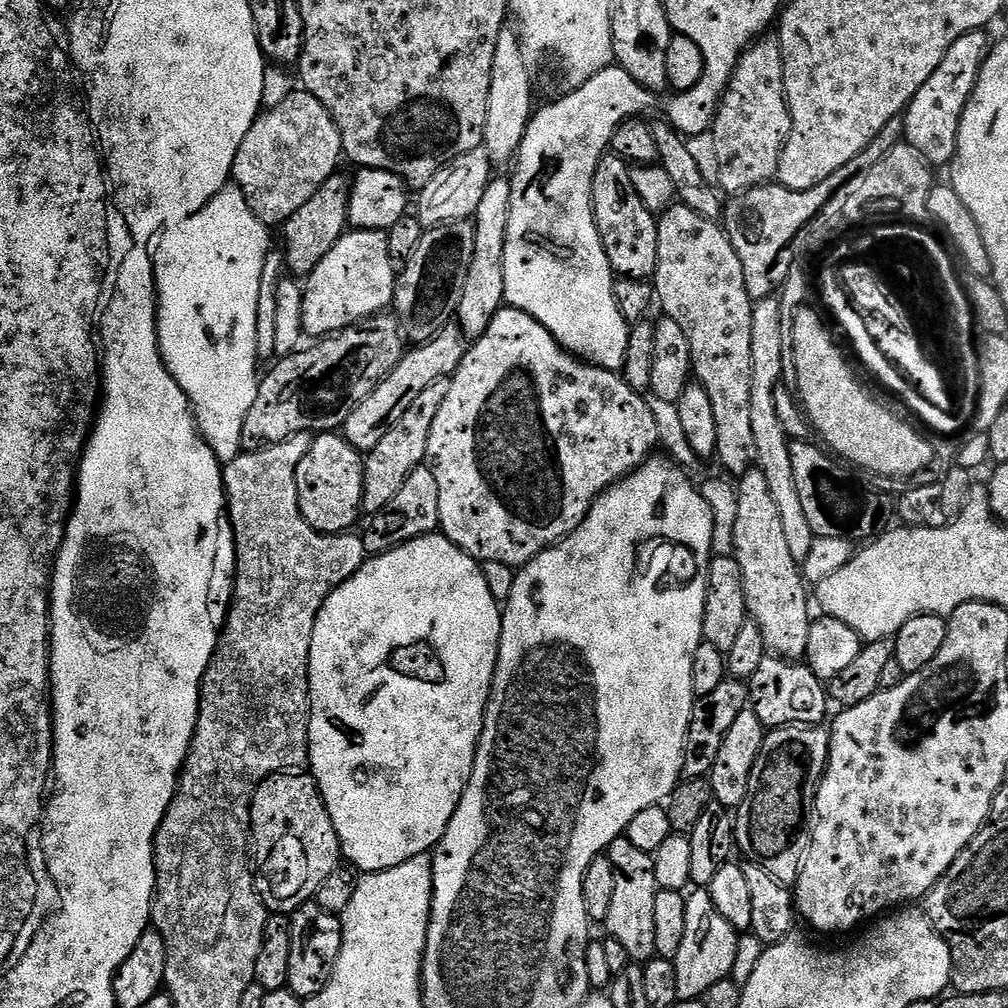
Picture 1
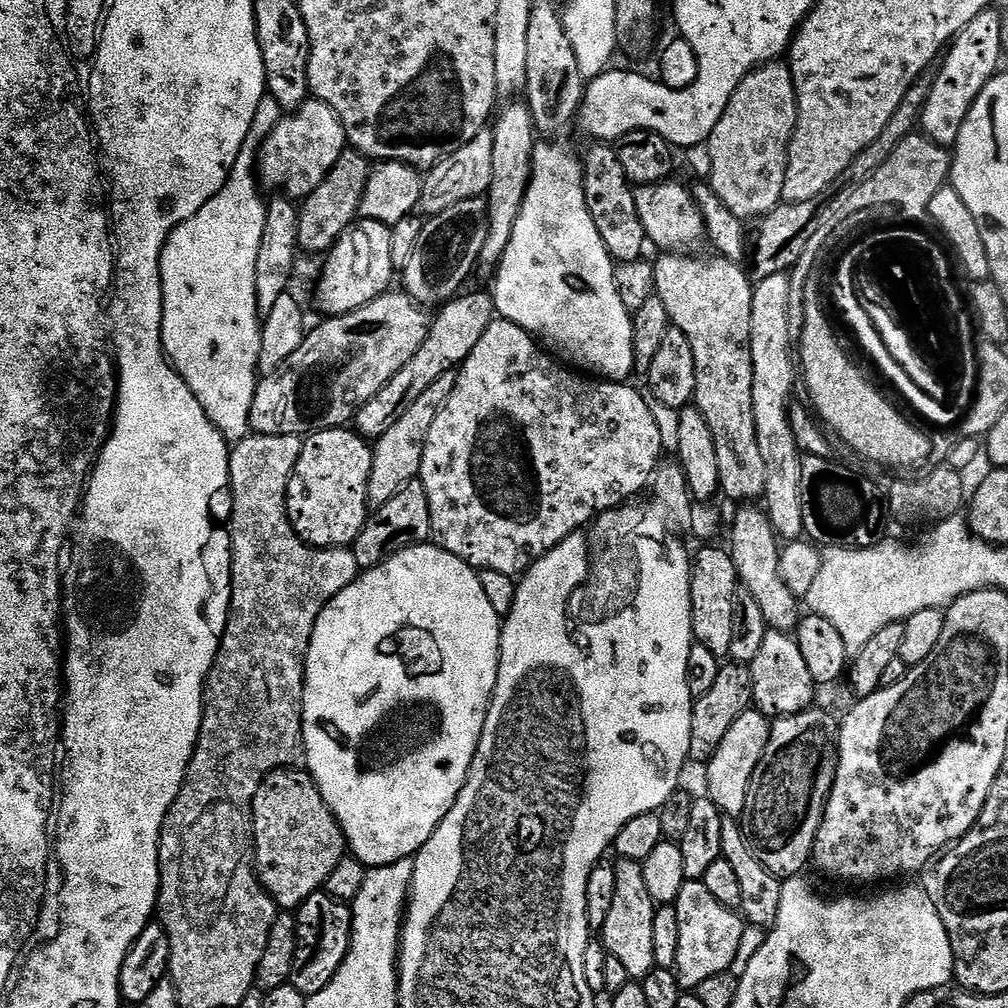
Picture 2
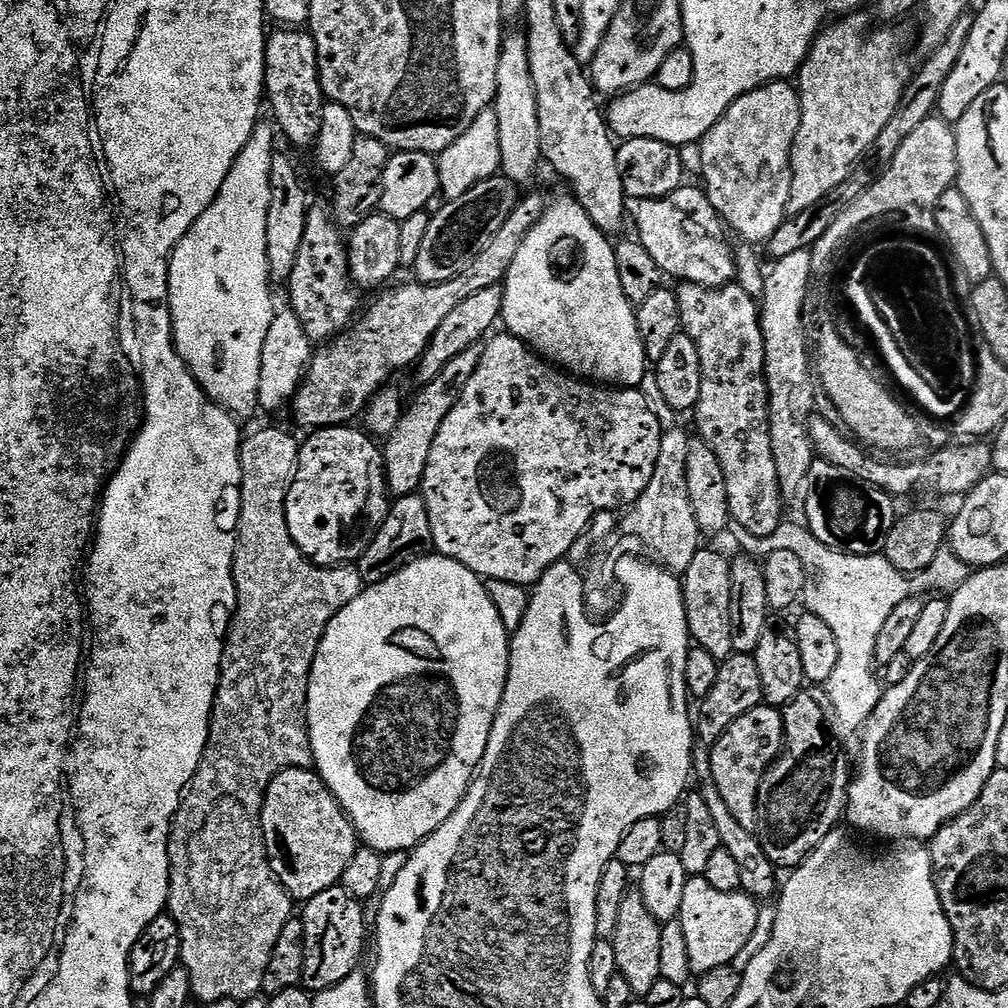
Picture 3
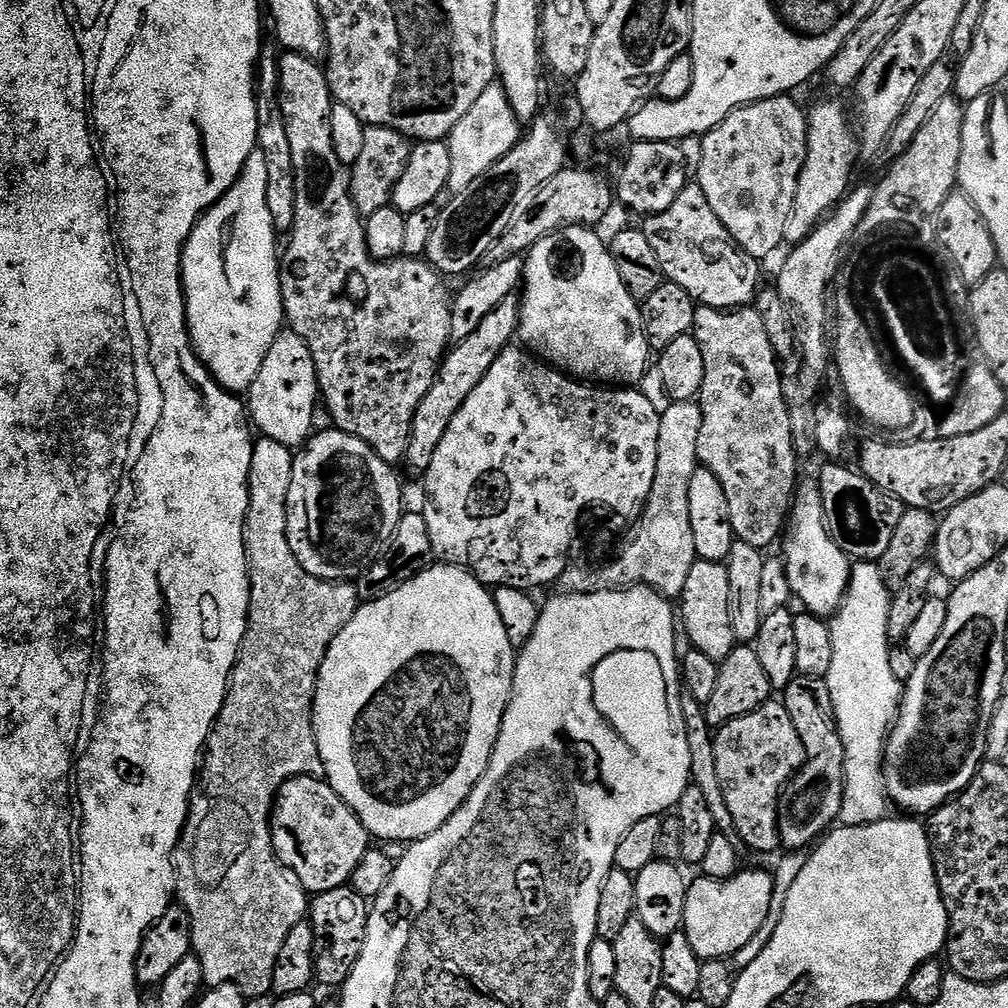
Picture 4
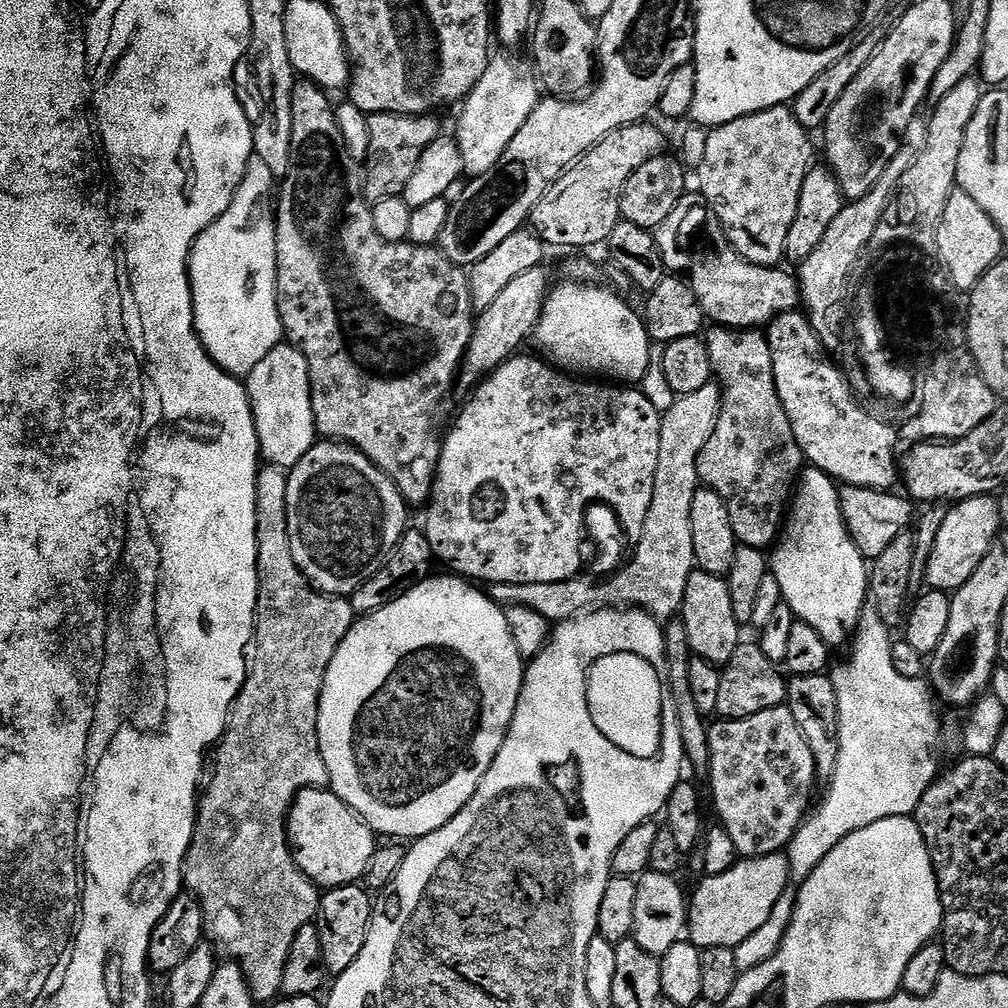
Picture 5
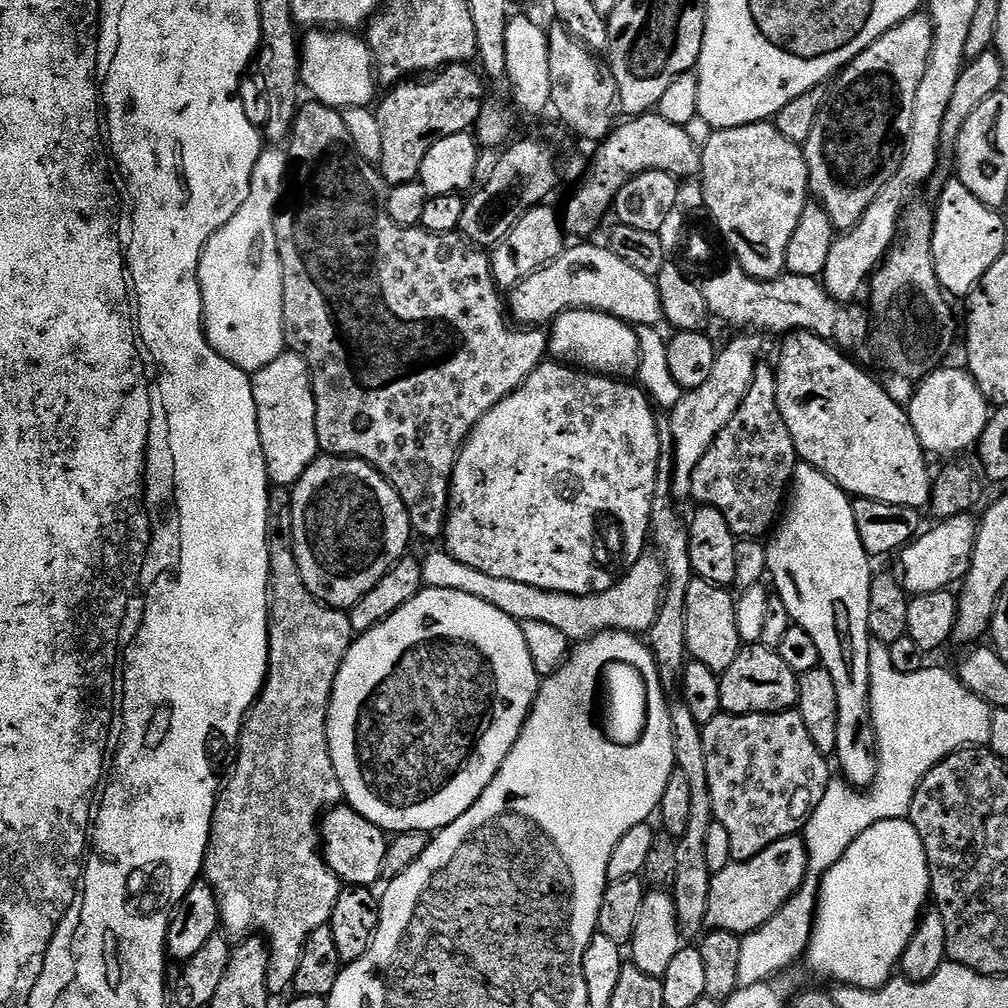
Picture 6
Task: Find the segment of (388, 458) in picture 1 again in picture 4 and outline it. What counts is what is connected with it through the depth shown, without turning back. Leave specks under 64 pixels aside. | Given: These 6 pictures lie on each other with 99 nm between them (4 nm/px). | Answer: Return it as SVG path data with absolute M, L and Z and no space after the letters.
M515 295L508 296L498 307L490 310L486 318L478 325L478 330L470 334L470 338L455 341L449 347L444 361L440 364L438 374L434 378L434 386L422 398L422 406L414 414L414 422L410 430L410 446L406 457L406 465L412 472L423 474L434 462L434 450L438 450L438 442L442 442L450 422L454 422L454 414L462 410L462 402L470 398L470 390L486 378L486 370L494 366L494 358L502 354L517 339L520 331L520 300Z

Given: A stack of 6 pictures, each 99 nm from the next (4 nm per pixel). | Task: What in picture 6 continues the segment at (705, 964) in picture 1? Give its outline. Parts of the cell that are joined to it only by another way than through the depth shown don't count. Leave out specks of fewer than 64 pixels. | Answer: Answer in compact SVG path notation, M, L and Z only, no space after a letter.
M803 835L787 836L762 850L749 860L737 860L715 873L710 882L709 905L706 906L707 927L718 932L732 932L741 938L758 930L802 886L808 869L808 851Z

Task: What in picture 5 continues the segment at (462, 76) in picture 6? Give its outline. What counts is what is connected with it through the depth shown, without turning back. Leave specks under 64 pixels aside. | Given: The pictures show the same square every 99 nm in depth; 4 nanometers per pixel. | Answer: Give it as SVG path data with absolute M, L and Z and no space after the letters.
M383 112L368 116L370 126L370 150L368 159L363 161L364 193L369 201L385 200L395 196L403 196L414 169L418 167L418 158L442 134L442 128L435 115L399 116Z

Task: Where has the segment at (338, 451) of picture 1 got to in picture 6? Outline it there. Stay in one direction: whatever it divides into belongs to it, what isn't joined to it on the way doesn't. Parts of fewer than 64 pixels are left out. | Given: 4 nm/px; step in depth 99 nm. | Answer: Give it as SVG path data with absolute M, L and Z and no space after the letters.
M317 455L306 474L302 474L290 489L290 520L291 516L290 547L296 556L302 582L306 590L328 608L347 610L362 602L362 598L386 578L388 571L404 559L409 551L408 543L414 540L410 514L392 483L377 468L351 456Z

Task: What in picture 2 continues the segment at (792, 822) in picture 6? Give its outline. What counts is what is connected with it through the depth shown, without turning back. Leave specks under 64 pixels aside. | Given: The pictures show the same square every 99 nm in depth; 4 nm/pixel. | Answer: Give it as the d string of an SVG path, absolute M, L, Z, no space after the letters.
M755 710L738 714L734 726L726 738L718 745L718 750L710 757L706 765L704 780L708 783L707 799L718 806L718 810L726 818L743 817L746 810L746 794L750 794L750 782L754 778L754 770L758 770L758 762L762 762L762 754L766 754L766 742L770 742L773 721Z

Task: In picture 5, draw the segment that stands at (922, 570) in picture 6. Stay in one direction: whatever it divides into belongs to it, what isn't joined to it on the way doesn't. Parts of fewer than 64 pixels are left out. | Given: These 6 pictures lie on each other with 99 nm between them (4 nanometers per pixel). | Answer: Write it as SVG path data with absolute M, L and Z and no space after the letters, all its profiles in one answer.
M991 495L972 496L948 508L946 522L942 522L942 530L938 530L929 565L926 566L925 578L929 589L951 594L964 585L974 570L978 570L978 562L986 558L990 546L1002 531L1000 508L992 499Z

